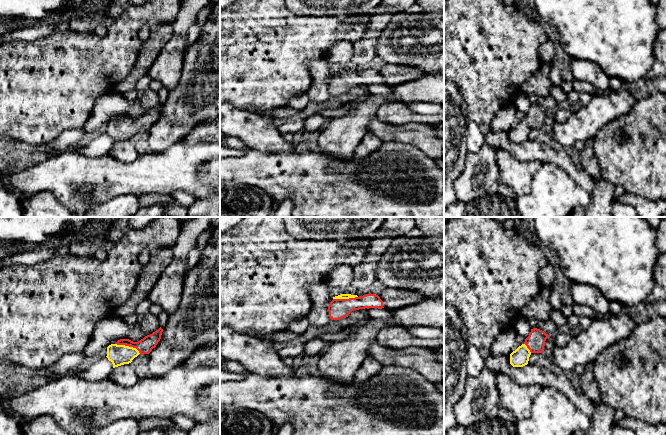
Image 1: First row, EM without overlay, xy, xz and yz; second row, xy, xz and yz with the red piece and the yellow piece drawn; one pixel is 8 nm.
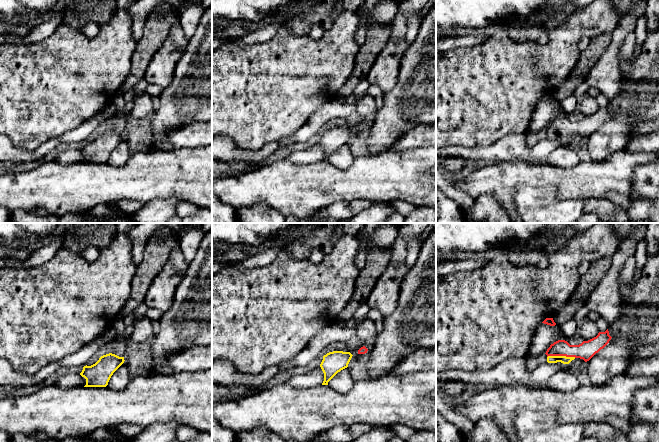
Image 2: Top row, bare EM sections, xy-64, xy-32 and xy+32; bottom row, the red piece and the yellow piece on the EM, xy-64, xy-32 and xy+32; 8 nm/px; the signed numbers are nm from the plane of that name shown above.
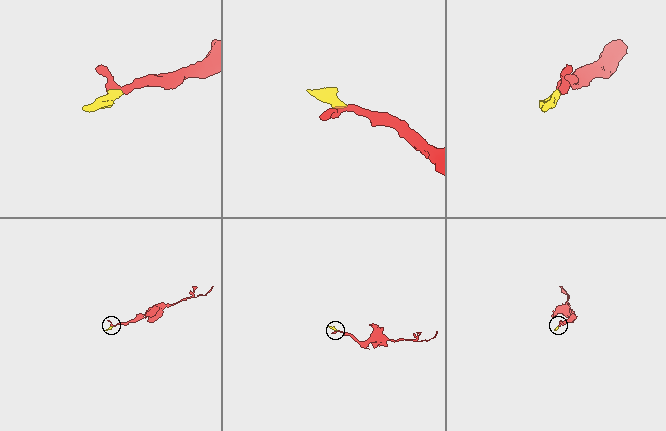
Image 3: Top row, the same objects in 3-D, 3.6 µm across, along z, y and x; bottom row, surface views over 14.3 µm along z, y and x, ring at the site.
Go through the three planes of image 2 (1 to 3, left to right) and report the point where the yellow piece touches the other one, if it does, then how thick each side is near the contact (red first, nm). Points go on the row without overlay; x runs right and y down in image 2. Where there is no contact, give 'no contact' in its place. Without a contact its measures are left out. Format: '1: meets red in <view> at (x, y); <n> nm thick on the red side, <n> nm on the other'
1: no contact
2: no contact
3: meets red in xy+32 at (561, 131); 150 nm thick on the red side, 60 nm on the other

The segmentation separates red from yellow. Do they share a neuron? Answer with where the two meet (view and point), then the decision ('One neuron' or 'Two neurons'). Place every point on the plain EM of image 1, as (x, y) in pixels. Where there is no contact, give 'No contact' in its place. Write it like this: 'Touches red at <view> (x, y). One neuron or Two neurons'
Touches red at xy (128, 121). One neuron

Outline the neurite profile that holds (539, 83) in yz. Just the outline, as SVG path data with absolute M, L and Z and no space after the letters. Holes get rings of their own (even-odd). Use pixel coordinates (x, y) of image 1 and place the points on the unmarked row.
M541 61L539 69L521 85L521 92L541 97L550 95L552 82L550 80L551 62Z

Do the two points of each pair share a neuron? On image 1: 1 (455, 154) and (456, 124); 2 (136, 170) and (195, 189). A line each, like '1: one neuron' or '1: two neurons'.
1: one neuron
2: one neuron

